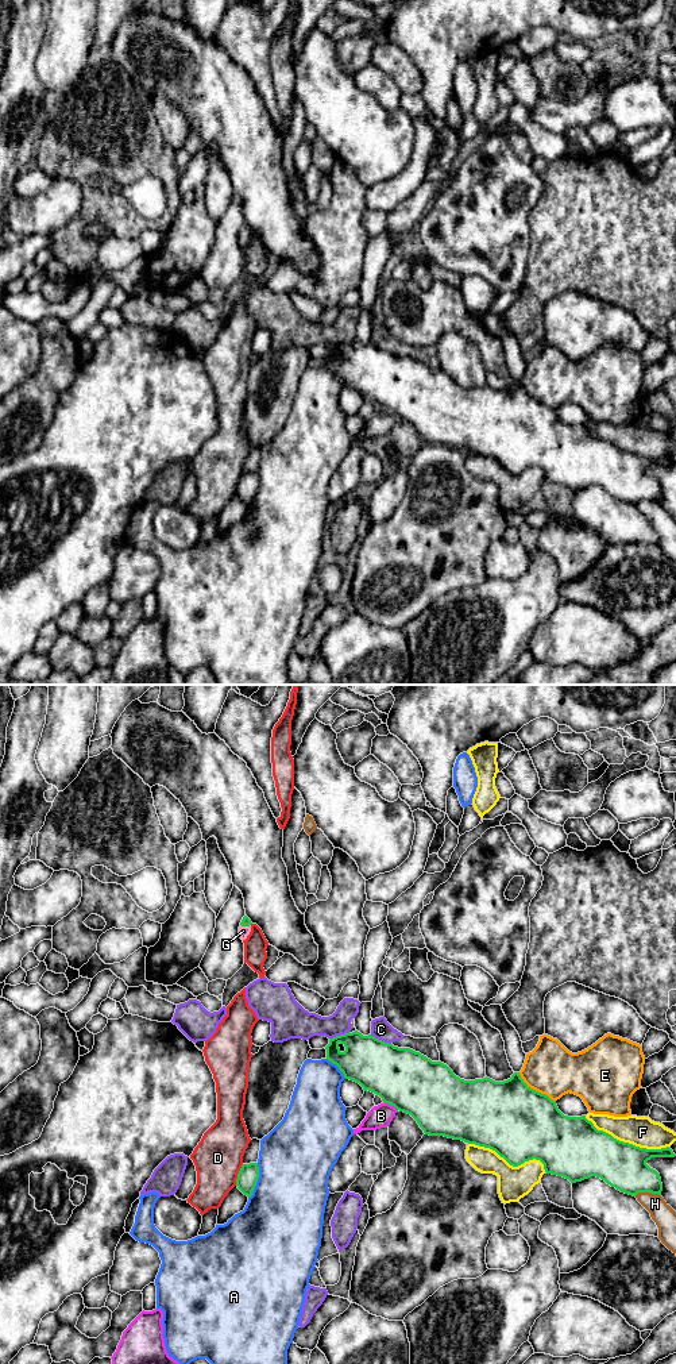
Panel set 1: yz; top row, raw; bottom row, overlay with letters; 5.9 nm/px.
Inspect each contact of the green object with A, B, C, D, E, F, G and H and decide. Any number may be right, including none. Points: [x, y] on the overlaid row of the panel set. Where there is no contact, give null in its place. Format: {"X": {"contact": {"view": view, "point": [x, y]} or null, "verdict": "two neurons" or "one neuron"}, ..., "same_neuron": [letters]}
{"A": {"contact": {"view": "yz", "point": [257, 1181]}, "verdict": "two neurons"}, "B": {"contact": {"view": "yz", "point": [390, 1104]}, "verdict": "two neurons"}, "C": {"contact": {"view": "yz", "point": [381, 1040]}, "verdict": "two neurons"}, "D": {"contact": {"view": "yz", "point": [238, 1175]}, "verdict": "two neurons"}, "E": {"contact": {"view": "yz", "point": [534, 1090]}, "verdict": "two neurons"}, "F": {"contact": {"view": "yz", "point": [626, 1143]}, "verdict": "two neurons"}, "G": {"contact": {"view": "yz", "point": [246, 925]}, "verdict": "one neuron"}, "H": {"contact": {"view": "yz", "point": [646, 1191]}, "verdict": "two neurons"}, "same_neuron": ["G"]}

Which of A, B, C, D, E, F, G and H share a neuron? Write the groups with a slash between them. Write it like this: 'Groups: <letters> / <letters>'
Groups: A / B / C / D / E / F / G / H

